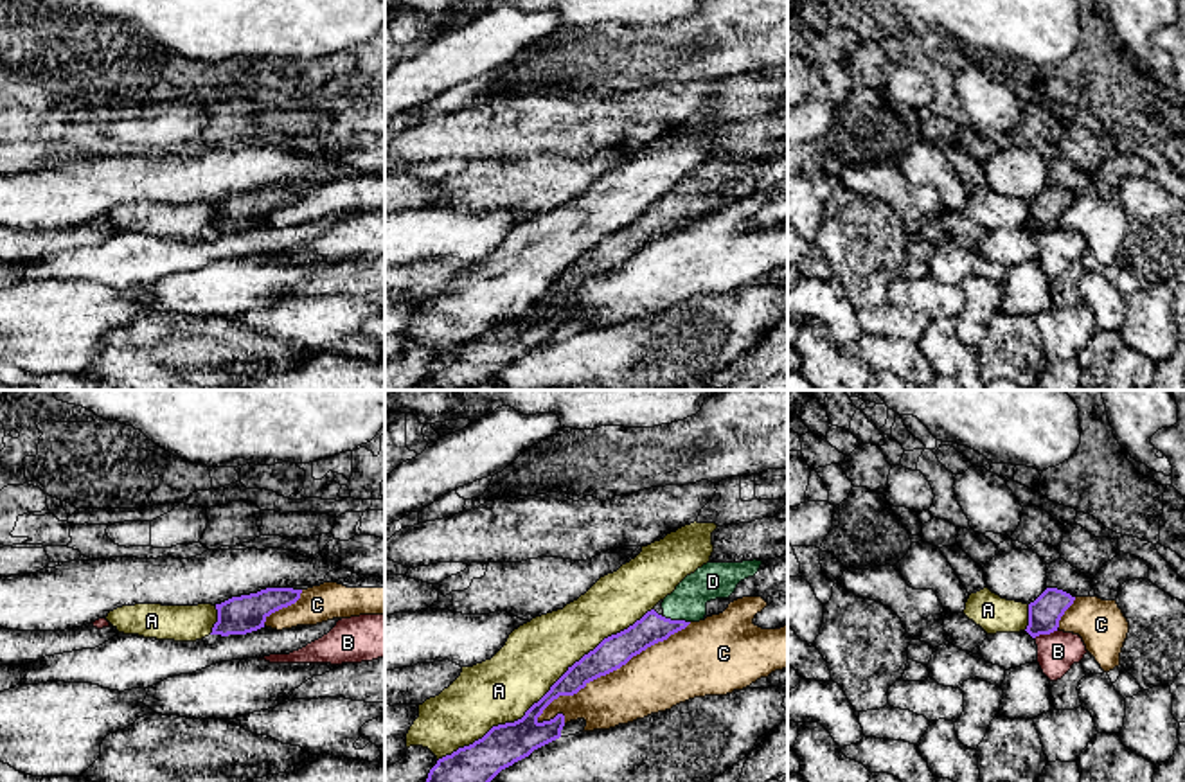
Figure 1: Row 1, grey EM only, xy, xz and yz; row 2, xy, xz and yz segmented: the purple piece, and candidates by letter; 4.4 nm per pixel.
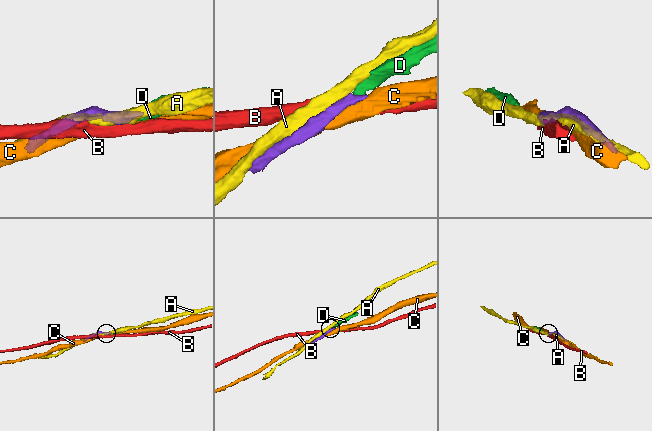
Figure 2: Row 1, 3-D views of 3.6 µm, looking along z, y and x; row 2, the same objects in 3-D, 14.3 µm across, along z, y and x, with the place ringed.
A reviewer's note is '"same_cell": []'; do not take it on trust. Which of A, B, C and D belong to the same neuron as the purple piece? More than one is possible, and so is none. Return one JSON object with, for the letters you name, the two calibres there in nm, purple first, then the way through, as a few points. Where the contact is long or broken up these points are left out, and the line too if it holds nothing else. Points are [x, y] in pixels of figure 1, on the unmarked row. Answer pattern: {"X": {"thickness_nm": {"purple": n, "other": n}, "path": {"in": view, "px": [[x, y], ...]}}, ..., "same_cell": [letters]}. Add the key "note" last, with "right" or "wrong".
{"D": {"thickness_nm": {"purple": 140, "other": 160}, "path": {"in": "xz", "px": [[653, 225], [677, 218], [712, 178]]}}, "same_cell": ["D"], "note": "wrong"}

